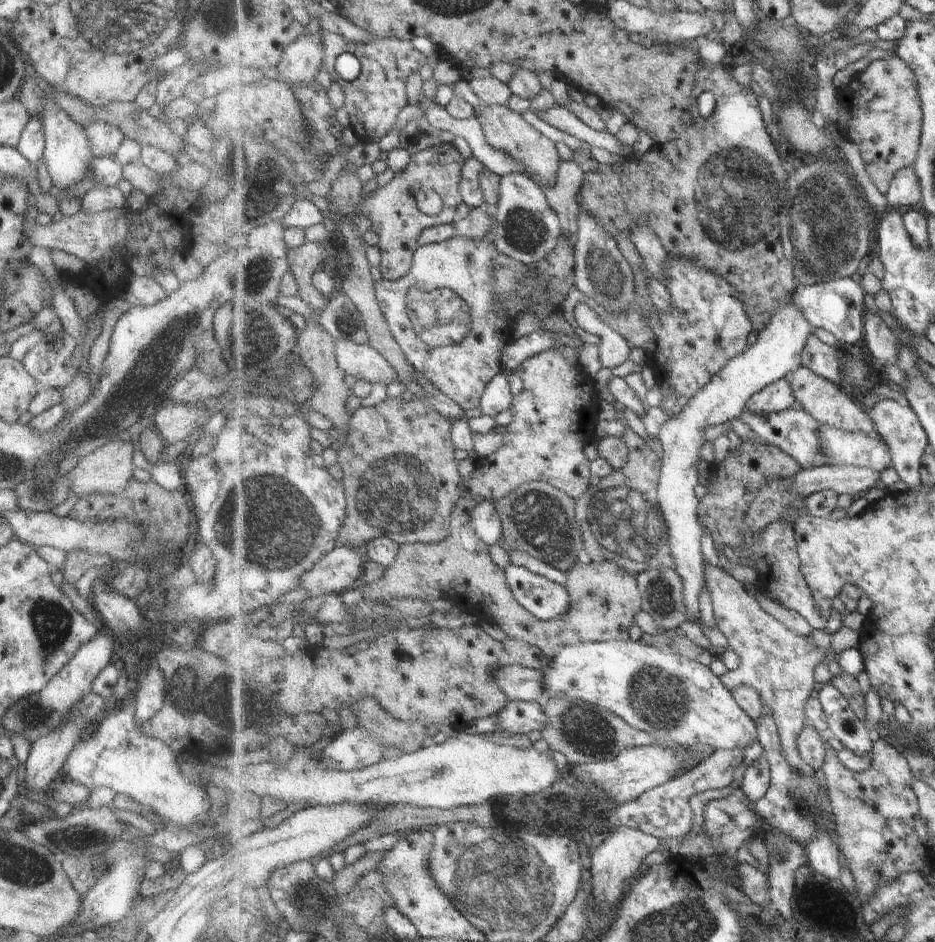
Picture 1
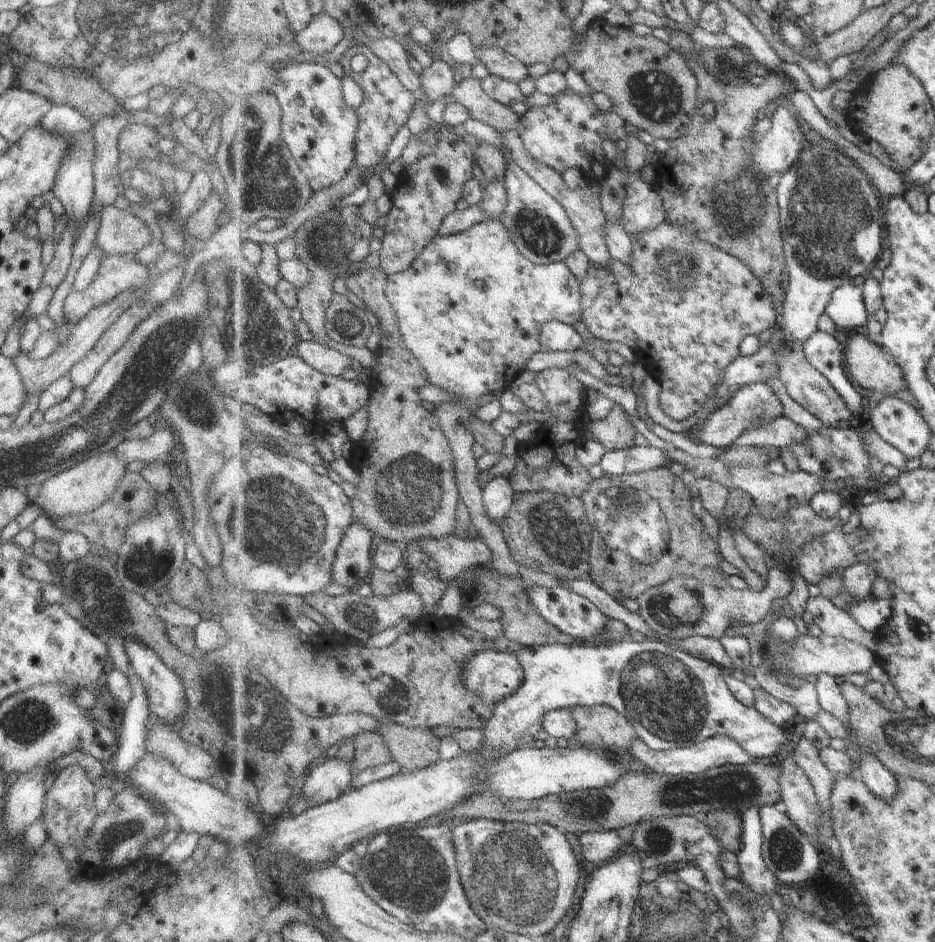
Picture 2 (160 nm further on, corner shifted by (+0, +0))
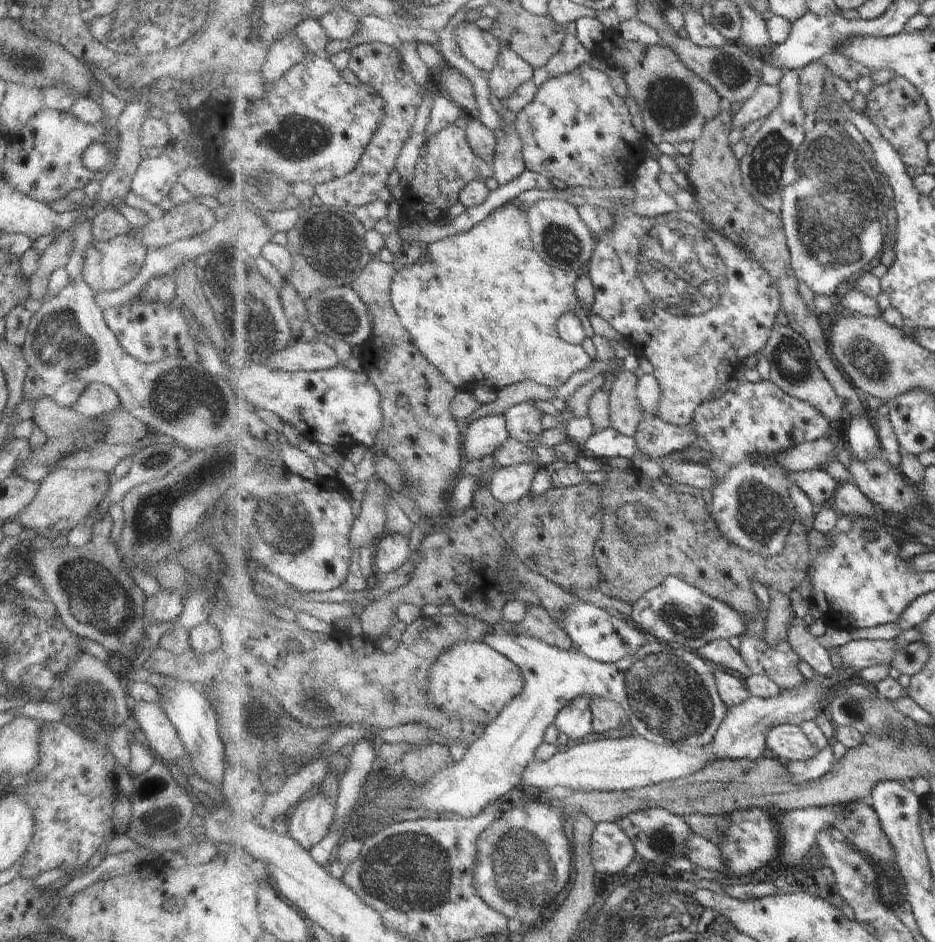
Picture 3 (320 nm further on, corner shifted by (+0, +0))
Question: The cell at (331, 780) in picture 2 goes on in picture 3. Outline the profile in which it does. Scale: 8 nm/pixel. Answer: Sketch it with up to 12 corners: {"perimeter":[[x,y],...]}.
{"perimeter":[[324,787],[293,811],[289,835],[310,852],[336,815]]}

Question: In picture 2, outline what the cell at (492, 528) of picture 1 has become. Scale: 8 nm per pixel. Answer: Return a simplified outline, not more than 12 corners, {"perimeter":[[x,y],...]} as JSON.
{"perimeter":[[508,474],[483,487],[484,505],[496,523],[509,514],[517,492]]}

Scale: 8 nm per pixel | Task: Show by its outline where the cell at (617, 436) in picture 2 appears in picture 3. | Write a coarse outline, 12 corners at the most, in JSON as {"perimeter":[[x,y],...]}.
{"perimeter":[[622,370],[609,391],[612,427],[628,437],[643,421],[640,379]]}

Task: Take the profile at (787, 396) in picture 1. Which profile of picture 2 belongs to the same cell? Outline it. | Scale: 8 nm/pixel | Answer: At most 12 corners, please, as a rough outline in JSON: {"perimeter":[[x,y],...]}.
{"perimeter":[[767,384],[742,386],[692,436],[716,448],[731,444],[759,417],[783,414]]}

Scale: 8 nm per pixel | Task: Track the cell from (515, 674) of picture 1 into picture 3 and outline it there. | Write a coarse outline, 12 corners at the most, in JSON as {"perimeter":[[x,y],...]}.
{"perimeter":[[483,641],[444,650],[428,699],[487,728],[520,694],[521,669]]}

